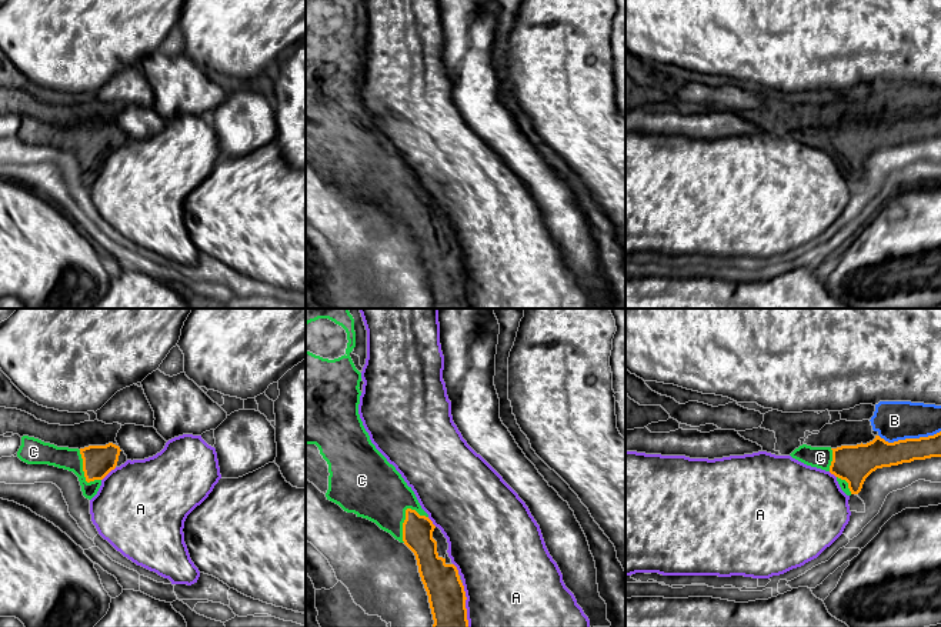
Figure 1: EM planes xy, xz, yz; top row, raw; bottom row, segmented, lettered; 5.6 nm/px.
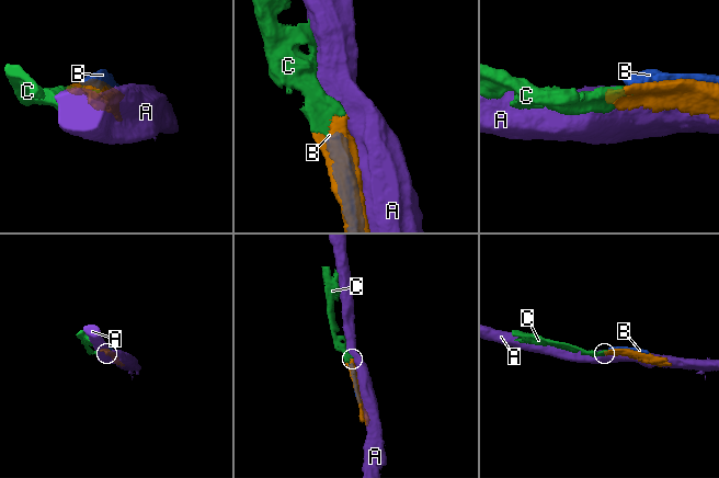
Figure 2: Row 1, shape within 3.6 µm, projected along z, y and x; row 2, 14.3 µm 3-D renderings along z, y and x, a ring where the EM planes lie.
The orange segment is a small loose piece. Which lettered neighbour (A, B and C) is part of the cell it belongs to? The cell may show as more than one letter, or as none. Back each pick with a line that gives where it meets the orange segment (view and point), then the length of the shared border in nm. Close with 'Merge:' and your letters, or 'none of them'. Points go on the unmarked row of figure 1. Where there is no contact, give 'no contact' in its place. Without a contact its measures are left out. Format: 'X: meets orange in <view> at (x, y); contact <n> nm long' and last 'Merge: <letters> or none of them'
C: meets orange in xz at (406, 196); contact 200 nm long
Merge: C

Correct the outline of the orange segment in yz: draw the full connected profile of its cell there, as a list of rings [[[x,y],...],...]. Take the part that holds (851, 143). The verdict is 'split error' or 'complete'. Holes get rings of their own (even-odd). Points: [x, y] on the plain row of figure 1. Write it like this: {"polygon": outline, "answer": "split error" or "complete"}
{"polygon": [[[941,111],[920,119],[905,119],[888,123],[880,116],[867,124],[831,127],[800,126],[791,134],[792,139],[837,157],[841,170],[847,174],[858,174],[865,159],[877,149],[941,137]]], "answer": "split error"}

